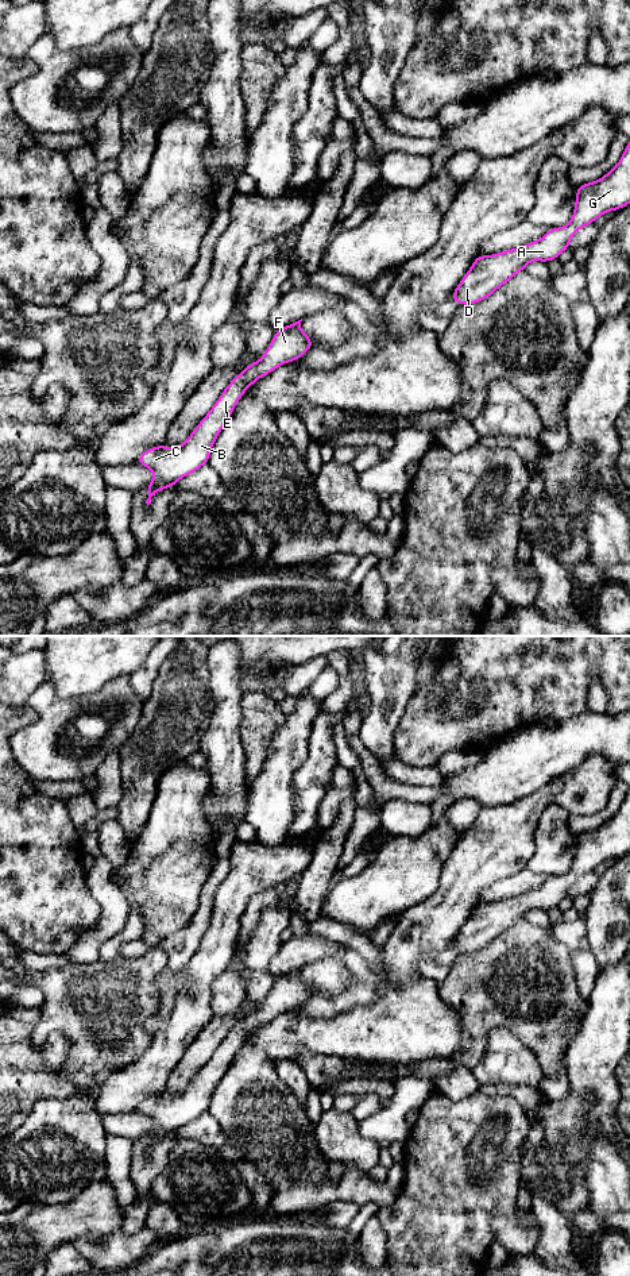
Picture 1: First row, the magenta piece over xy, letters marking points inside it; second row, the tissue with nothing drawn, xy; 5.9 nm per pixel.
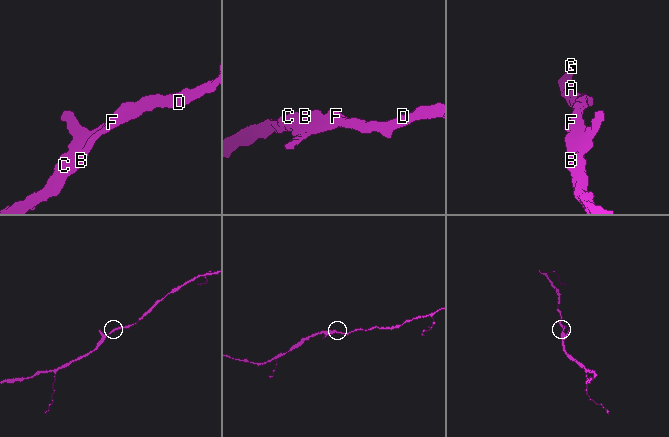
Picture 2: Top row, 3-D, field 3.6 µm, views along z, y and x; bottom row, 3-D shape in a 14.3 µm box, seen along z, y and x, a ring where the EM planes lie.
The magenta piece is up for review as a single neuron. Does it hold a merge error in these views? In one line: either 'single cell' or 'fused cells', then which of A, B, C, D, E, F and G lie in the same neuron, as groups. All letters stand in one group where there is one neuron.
single cell; A B C D E F G

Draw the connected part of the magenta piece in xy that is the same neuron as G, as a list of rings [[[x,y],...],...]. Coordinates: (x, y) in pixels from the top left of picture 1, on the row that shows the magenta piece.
[[[630,140],[614,169],[598,181],[576,188],[576,203],[571,221],[549,228],[541,238],[525,246],[494,255],[478,255],[467,274],[453,290],[451,300],[459,305],[483,301],[503,284],[513,280],[533,261],[548,263],[569,248],[573,235],[611,211],[630,204]]]

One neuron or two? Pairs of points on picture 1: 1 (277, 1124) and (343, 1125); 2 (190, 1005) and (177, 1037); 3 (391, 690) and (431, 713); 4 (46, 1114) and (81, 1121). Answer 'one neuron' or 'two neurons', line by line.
1: two neurons
2: one neuron
3: two neurons
4: one neuron

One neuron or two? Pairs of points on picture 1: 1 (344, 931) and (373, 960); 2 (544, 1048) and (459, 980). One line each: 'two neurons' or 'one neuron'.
1: one neuron
2: one neuron

